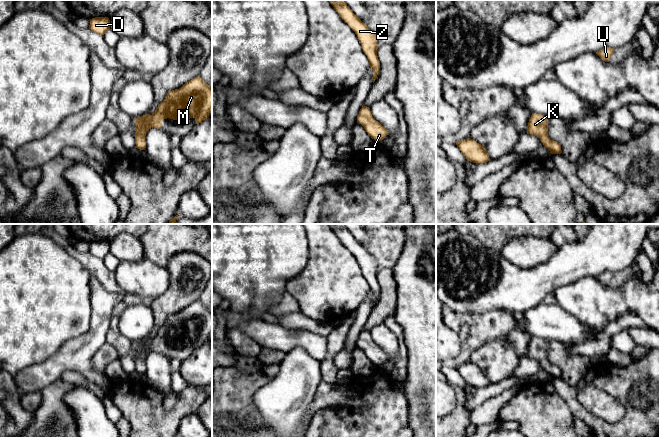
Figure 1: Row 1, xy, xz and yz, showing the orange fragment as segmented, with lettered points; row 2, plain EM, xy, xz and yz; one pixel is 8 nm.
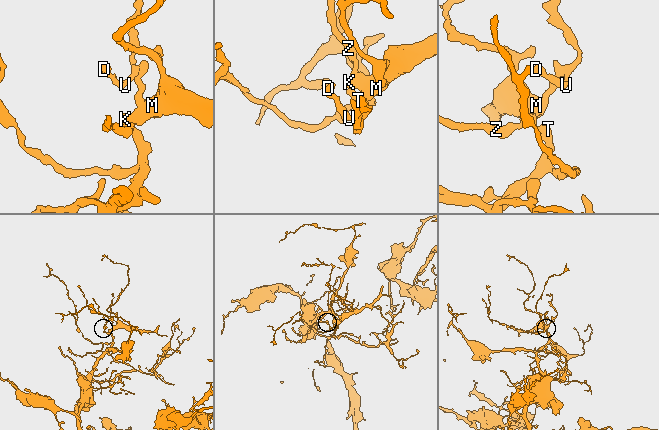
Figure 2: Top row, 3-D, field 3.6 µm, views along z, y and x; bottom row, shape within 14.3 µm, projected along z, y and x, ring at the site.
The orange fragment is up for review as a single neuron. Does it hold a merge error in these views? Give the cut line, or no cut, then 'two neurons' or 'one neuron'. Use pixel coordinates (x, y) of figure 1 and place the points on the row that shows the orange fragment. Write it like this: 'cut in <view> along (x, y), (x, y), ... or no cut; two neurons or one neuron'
no cut; one neuron

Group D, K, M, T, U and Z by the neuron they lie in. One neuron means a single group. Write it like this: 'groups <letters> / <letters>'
groups D K M T U Z

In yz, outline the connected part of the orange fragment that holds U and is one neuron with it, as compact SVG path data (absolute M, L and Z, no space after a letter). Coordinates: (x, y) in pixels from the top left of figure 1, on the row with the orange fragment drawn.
M605 47L602 50L596 52L596 54L605 62L609 62L610 57L613 54L613 48Z

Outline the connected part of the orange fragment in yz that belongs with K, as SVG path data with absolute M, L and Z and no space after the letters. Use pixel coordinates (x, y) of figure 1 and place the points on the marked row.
M536 113L532 114L528 122L527 134L537 136L551 154L562 153L560 143L551 140L548 135L548 118L545 116Z

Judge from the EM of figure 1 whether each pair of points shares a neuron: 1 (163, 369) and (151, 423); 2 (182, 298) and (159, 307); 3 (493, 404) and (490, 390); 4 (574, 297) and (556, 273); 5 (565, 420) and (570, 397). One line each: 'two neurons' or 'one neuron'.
1: two neurons
2: one neuron
3: two neurons
4: two neurons
5: two neurons

